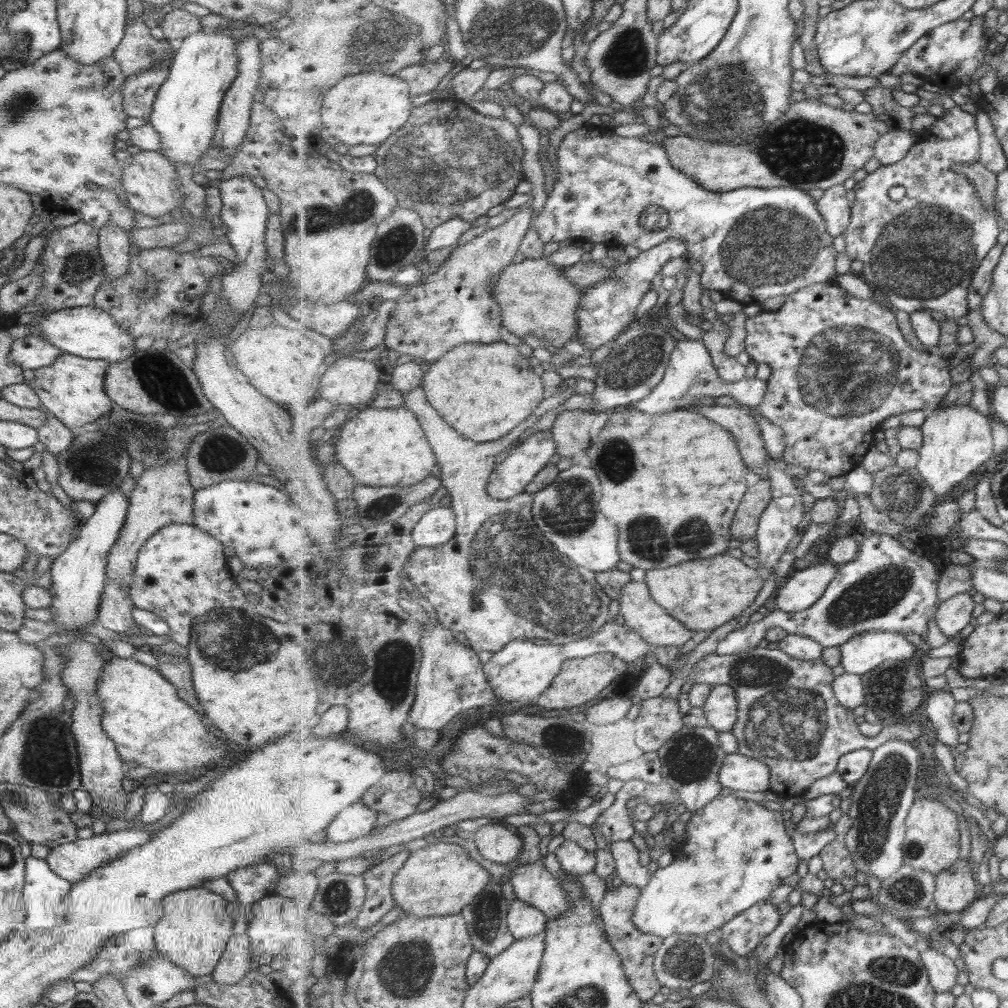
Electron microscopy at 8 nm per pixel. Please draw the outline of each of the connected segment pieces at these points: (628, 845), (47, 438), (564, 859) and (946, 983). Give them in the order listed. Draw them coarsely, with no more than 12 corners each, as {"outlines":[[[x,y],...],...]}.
{"outlines":[[[631,841],[610,845],[615,871],[625,884],[643,890],[651,880]],[[44,407],[45,423],[37,442],[54,457],[69,449],[75,431],[69,430]],[[574,840],[554,851],[566,872],[582,875],[597,866],[595,852]],[[933,948],[921,956],[936,993],[950,993],[955,959]]]}

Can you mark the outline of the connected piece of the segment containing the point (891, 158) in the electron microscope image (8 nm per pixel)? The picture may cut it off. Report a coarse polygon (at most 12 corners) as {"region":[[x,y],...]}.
{"region":[[893,128],[878,140],[875,157],[883,165],[905,158],[913,131]]}

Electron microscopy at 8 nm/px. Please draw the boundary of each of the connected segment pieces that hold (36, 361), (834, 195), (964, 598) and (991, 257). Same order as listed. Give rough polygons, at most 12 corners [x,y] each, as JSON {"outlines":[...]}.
{"outlines":[[[33,333],[13,339],[8,357],[22,370],[52,363],[58,348]],[[843,185],[818,200],[827,231],[845,236],[852,206]],[[963,592],[942,602],[934,618],[949,637],[969,626],[980,607]],[[998,244],[979,265],[968,292],[971,310],[982,308],[1004,246]]]}

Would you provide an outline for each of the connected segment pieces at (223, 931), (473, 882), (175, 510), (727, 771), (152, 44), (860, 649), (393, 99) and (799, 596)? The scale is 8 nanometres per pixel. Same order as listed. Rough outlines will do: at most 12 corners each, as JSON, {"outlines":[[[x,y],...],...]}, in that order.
{"outlines":[[[170,892],[155,951],[191,977],[213,973],[232,934],[222,896]],[[463,846],[411,853],[389,894],[409,916],[457,915],[491,882]],[[185,455],[143,470],[107,553],[129,589],[139,547],[163,525],[194,525]],[[737,752],[718,781],[733,791],[770,790],[767,764]],[[140,19],[126,22],[112,59],[123,76],[173,58]],[[867,631],[838,646],[863,676],[920,655],[900,632]],[[343,77],[324,95],[338,147],[379,146],[412,115],[405,80]],[[828,562],[789,574],[777,609],[813,607],[835,580]]]}

